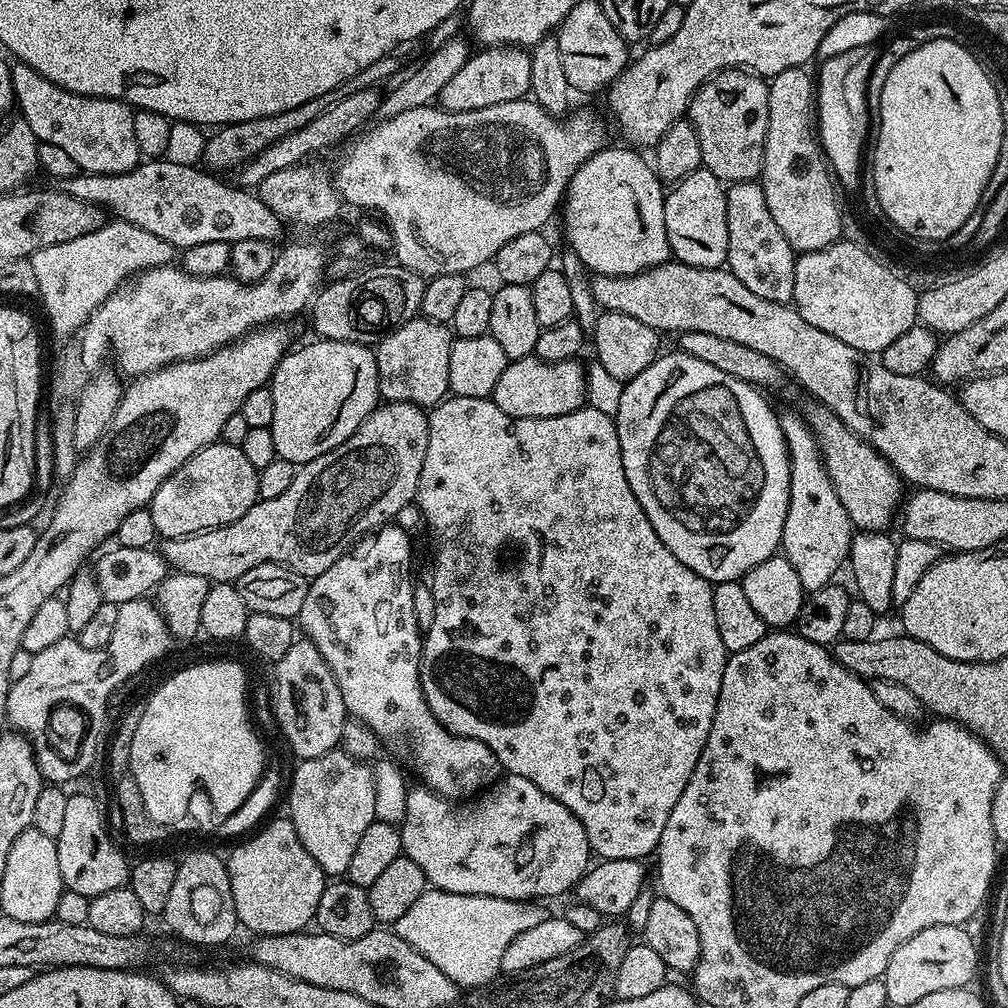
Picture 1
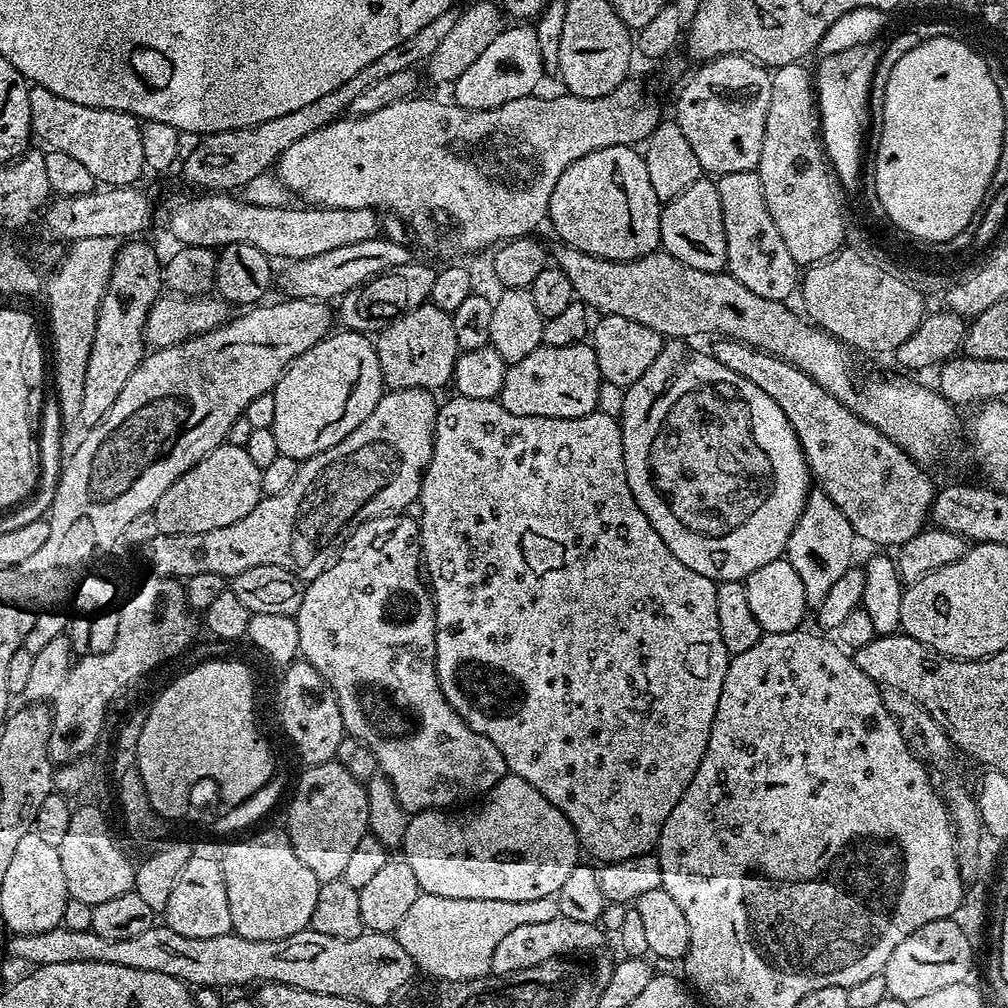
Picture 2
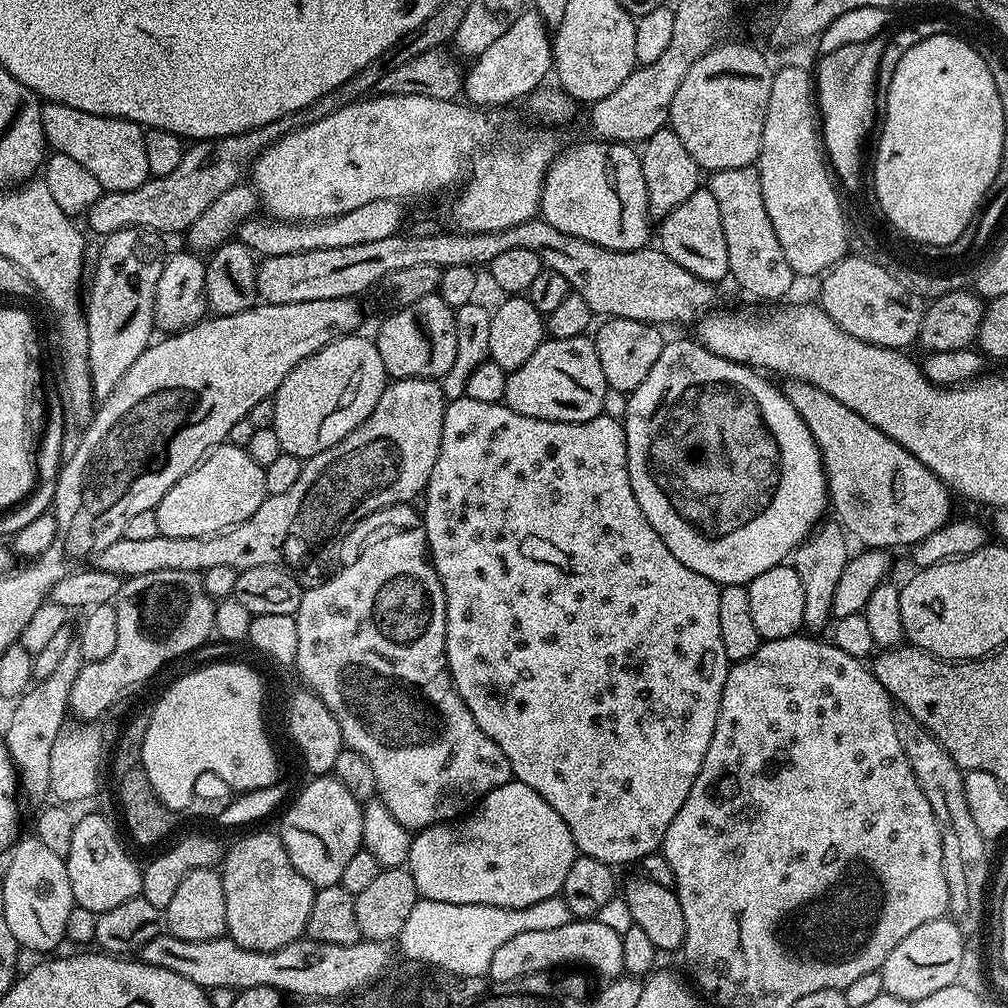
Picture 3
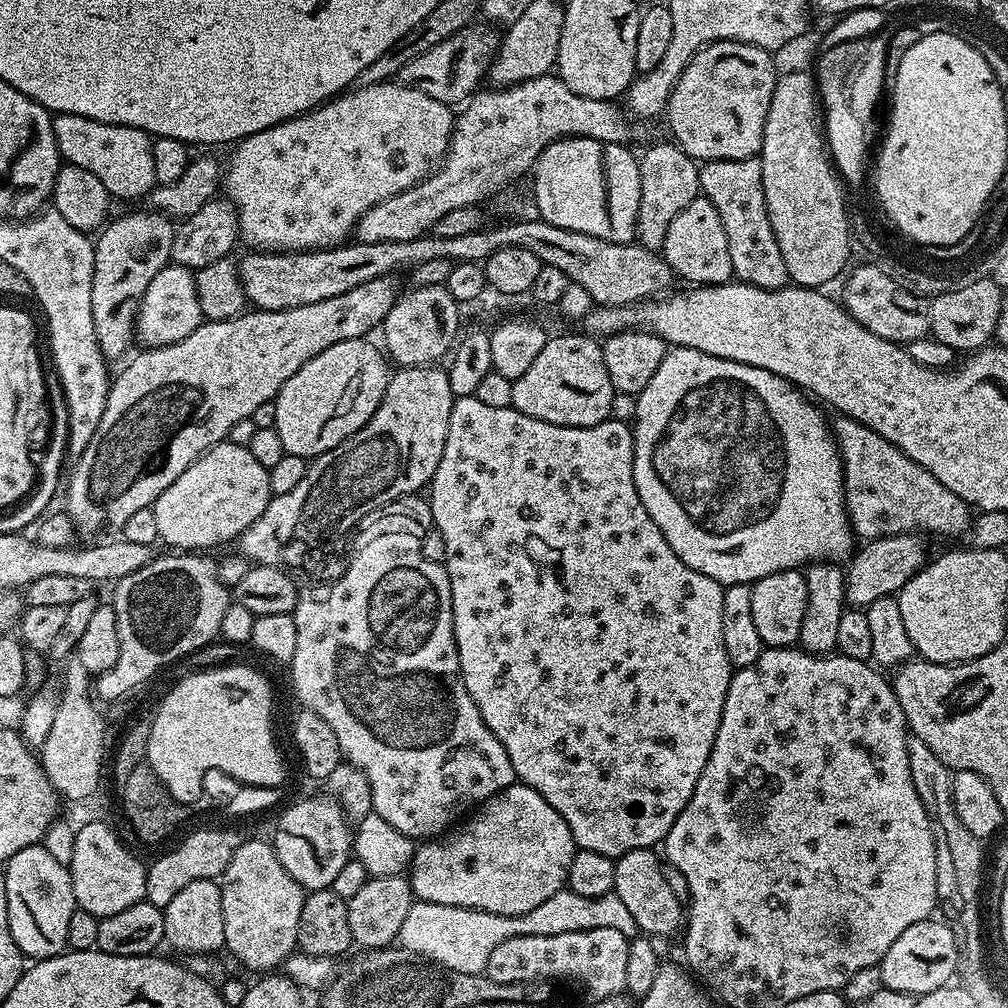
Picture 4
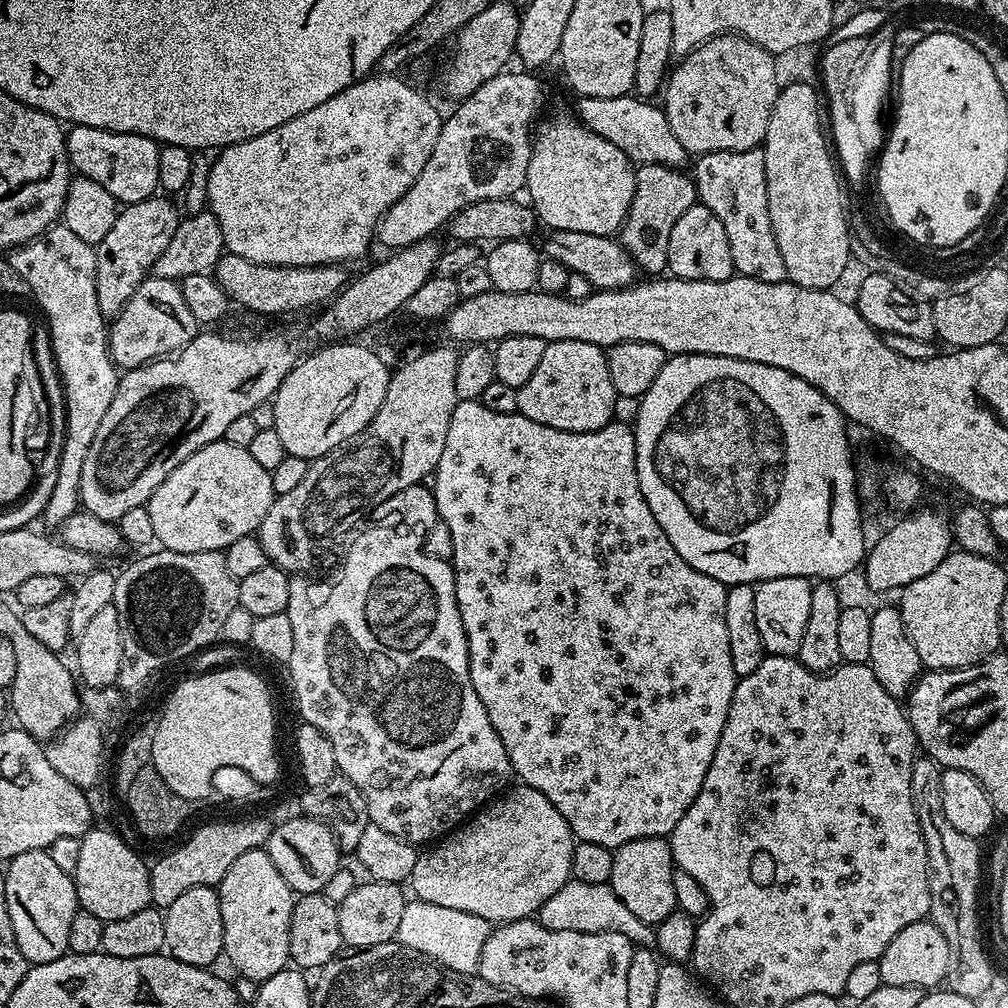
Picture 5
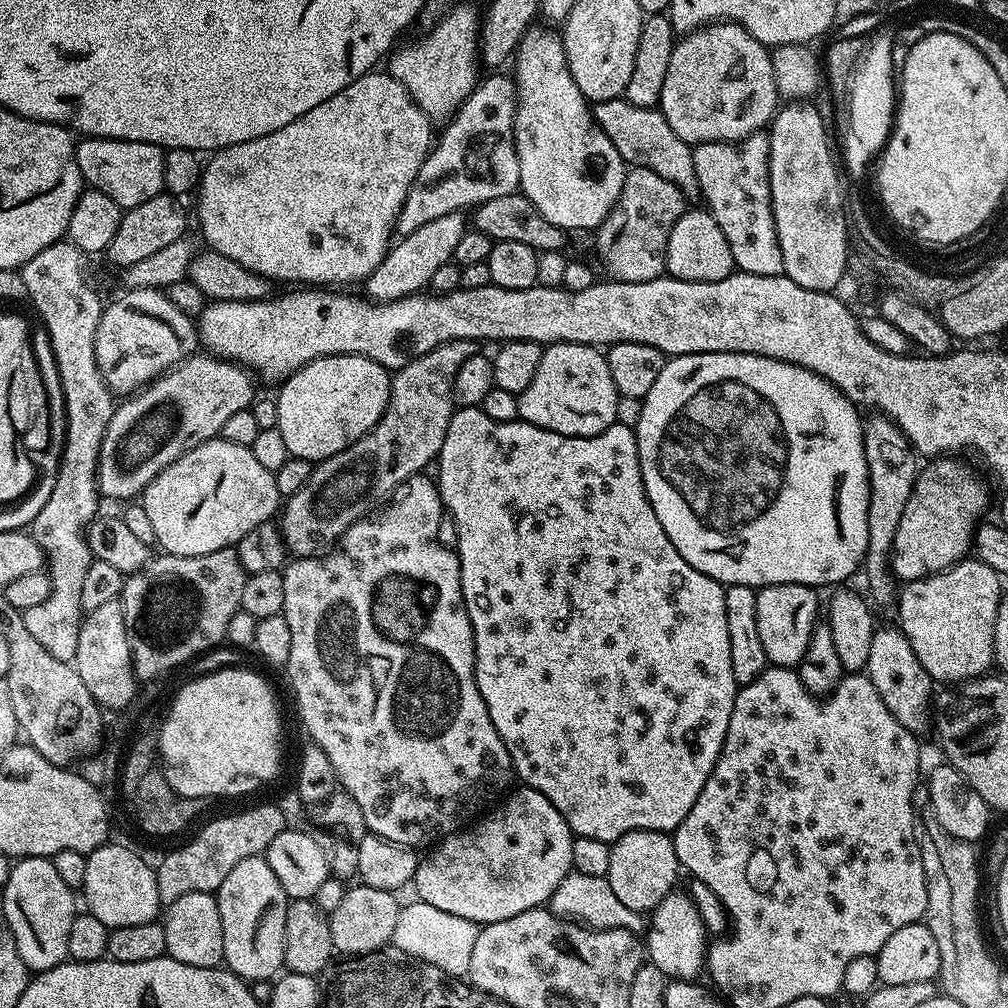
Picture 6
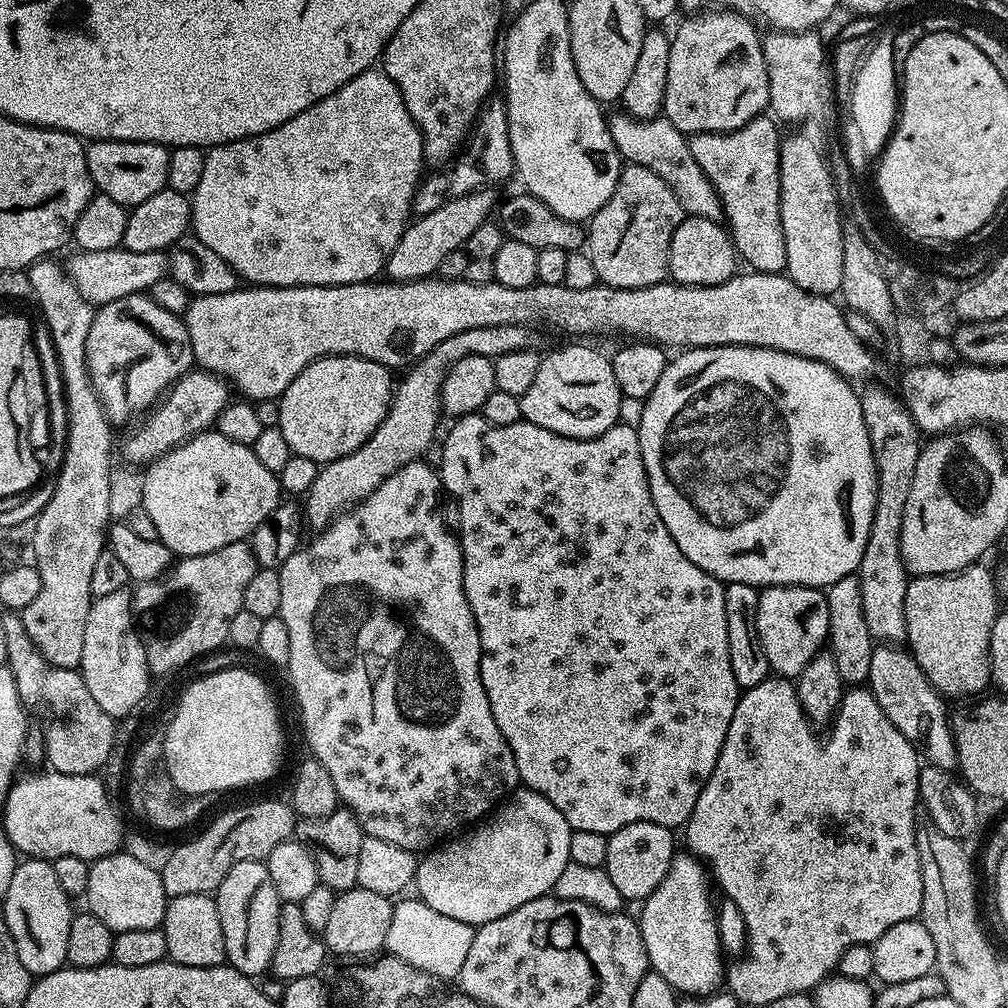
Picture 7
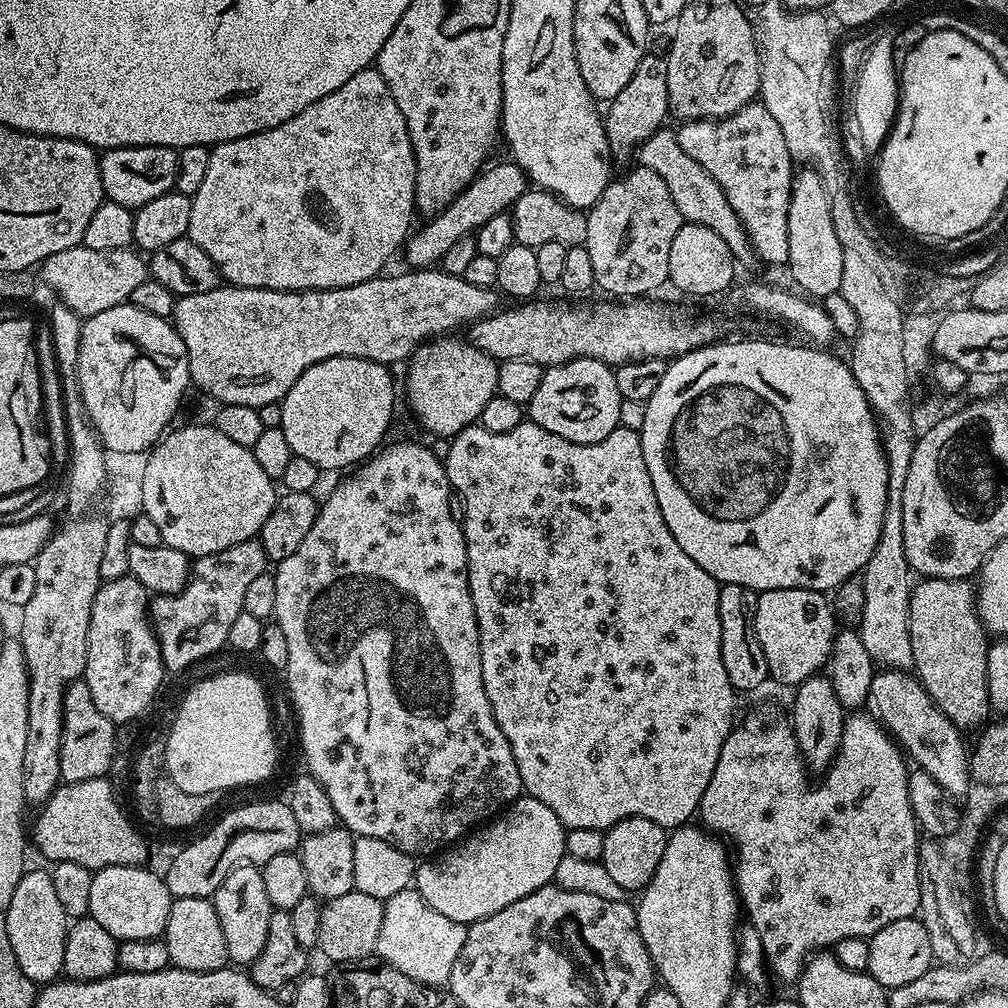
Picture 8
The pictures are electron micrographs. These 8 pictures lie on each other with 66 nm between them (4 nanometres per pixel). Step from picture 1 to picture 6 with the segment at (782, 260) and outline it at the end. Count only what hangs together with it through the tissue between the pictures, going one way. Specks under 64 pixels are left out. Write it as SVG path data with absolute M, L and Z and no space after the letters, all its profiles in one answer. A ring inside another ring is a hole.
M763 131L750 134L744 140L726 142L706 142L693 147L694 174L698 174L700 195L707 211L722 226L726 242L730 242L733 265L746 274L759 276L784 275L782 246L778 246L778 230L774 226L774 210L770 198L770 142Z

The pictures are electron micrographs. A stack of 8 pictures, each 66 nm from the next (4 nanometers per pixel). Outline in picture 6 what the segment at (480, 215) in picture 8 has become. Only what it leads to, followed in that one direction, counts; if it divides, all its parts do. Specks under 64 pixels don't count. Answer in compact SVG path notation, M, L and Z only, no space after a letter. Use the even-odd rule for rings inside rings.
M464 212L445 214L442 218L434 218L434 222L426 222L426 226L418 226L414 234L400 236L389 247L382 262L378 262L376 269L363 281L367 299L379 302L423 293L431 285L434 273L452 260L454 246L458 246L466 230L464 218Z

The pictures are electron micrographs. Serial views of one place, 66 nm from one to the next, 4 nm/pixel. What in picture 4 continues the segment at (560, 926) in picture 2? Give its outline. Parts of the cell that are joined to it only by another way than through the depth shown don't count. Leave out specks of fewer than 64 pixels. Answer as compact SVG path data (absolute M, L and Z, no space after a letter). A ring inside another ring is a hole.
M609 928L506 938L506 942L495 947L494 954L490 954L486 975L494 982L503 984L577 980L589 992L592 1000L601 1000L625 991L628 941L629 937Z

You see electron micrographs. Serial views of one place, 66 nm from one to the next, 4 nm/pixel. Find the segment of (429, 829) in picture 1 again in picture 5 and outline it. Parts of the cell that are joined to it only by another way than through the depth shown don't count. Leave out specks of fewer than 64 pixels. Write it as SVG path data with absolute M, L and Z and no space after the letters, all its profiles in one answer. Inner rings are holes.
M527 786L519 787L505 791L499 798L479 809L470 822L455 832L449 832L439 842L419 853L410 877L411 895L416 900L436 903L450 910L466 910L466 914L478 914L478 918L486 918L499 926L510 920L535 917L546 898L562 890L572 875L570 858L574 837L570 826L566 818L554 810L546 794Z

